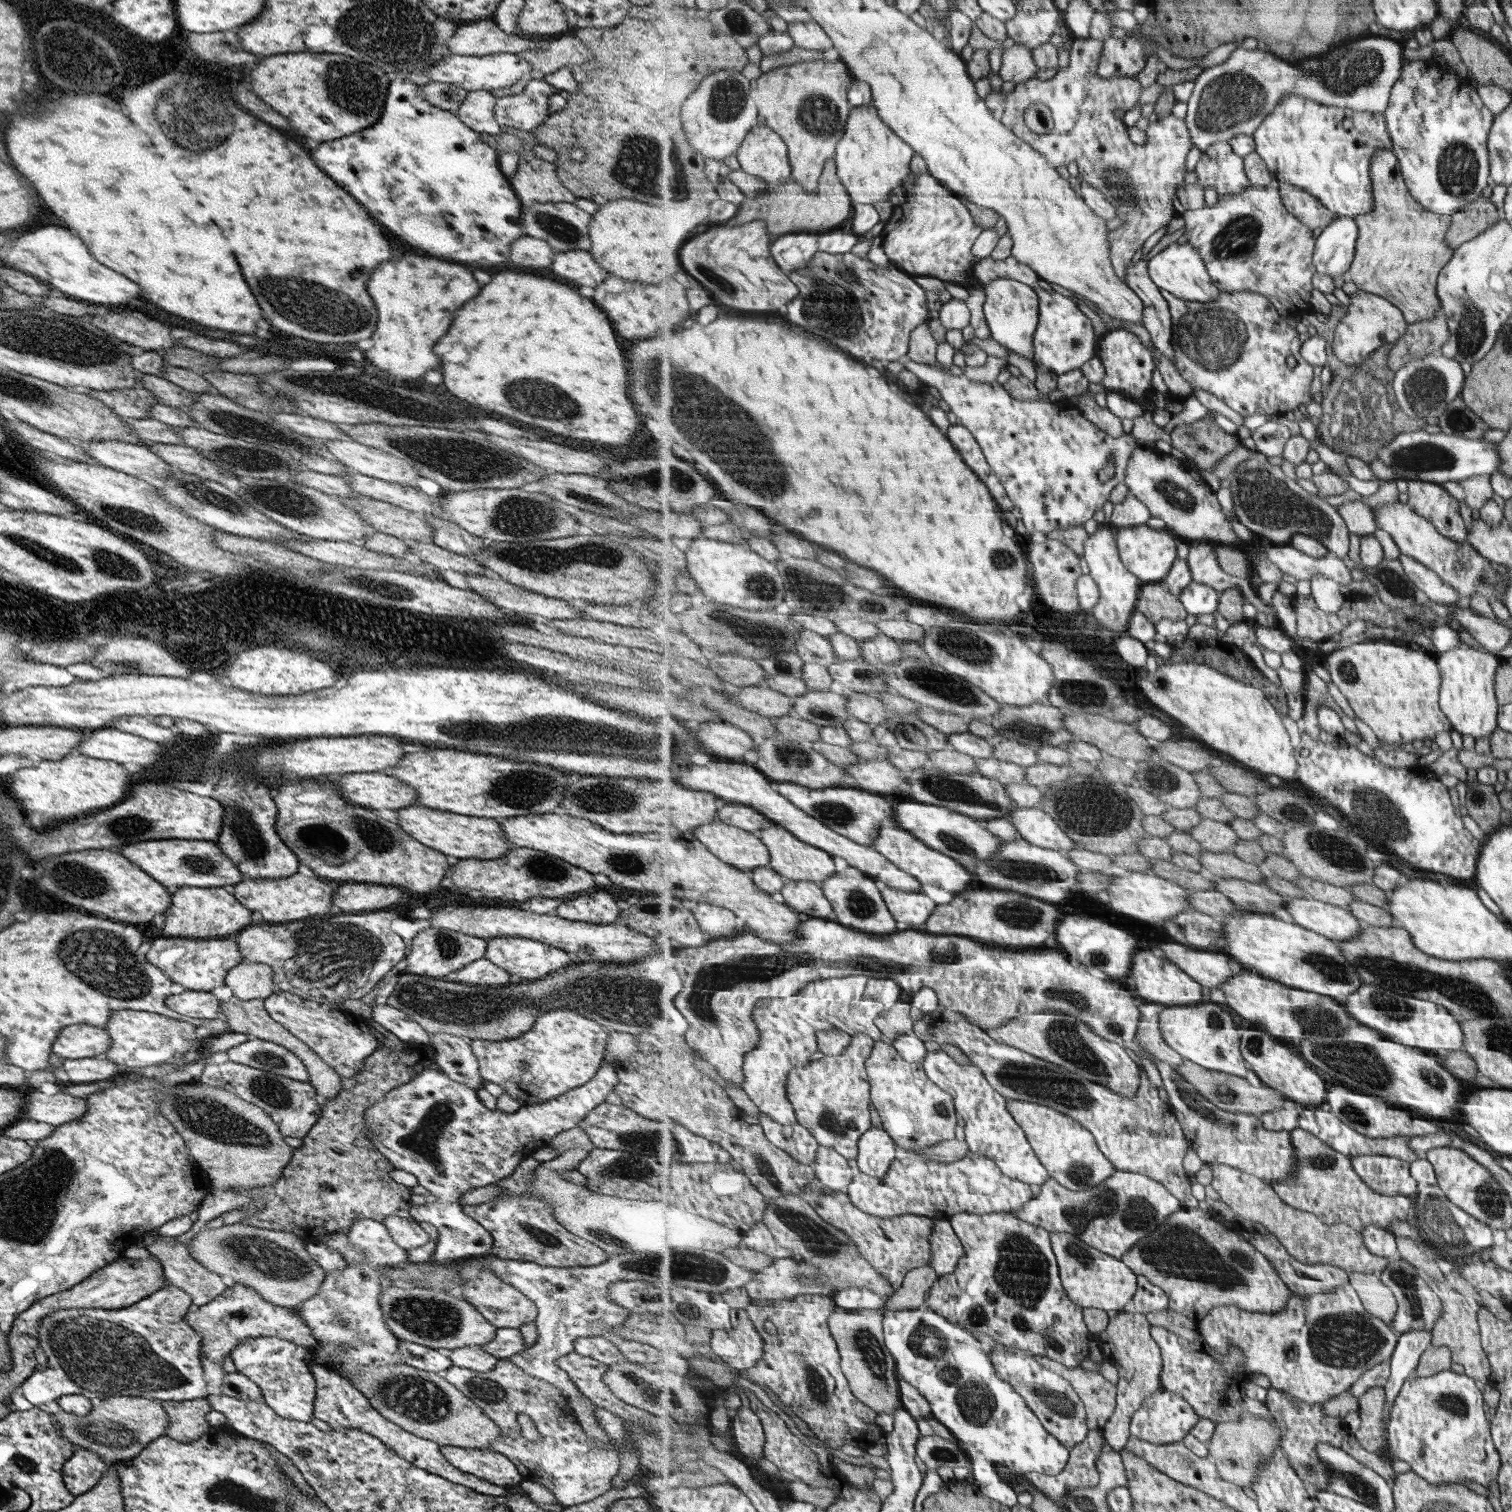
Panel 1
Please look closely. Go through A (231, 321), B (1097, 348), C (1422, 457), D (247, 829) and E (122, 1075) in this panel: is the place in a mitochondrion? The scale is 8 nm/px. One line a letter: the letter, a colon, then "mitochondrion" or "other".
A: other
B: other
C: mitochondrion
D: mitochondrion
E: other

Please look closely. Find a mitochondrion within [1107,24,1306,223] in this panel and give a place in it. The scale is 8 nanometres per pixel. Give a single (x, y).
(1229, 99)

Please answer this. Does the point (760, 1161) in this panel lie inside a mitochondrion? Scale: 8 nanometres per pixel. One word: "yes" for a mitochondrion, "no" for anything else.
yes

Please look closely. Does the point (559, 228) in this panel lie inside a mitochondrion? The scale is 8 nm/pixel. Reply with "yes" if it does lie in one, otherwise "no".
yes

